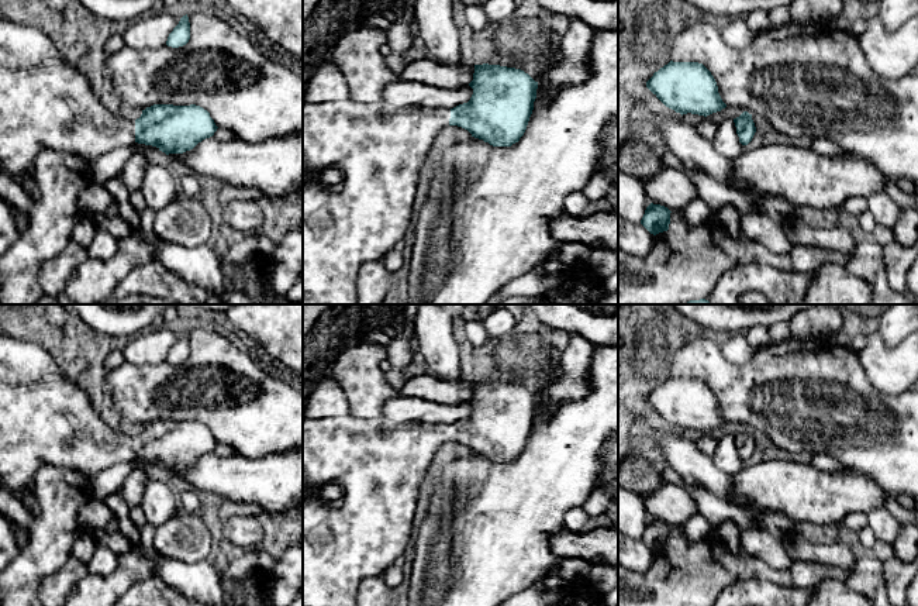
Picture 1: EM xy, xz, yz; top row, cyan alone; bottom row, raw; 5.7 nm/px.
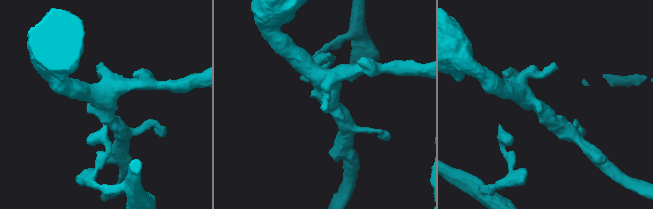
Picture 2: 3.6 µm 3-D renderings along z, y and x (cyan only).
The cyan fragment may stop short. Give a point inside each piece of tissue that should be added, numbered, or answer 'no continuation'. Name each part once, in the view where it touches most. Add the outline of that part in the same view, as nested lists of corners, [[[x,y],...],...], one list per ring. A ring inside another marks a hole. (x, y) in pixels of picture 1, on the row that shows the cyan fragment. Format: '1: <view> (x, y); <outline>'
1: xy (54, 107); [[[51,59],[38,70],[0,66],[0,166],[11,176],[28,171],[44,149],[73,152],[87,163],[101,155],[135,144],[135,120],[130,113],[111,111],[90,86],[86,73]]]

